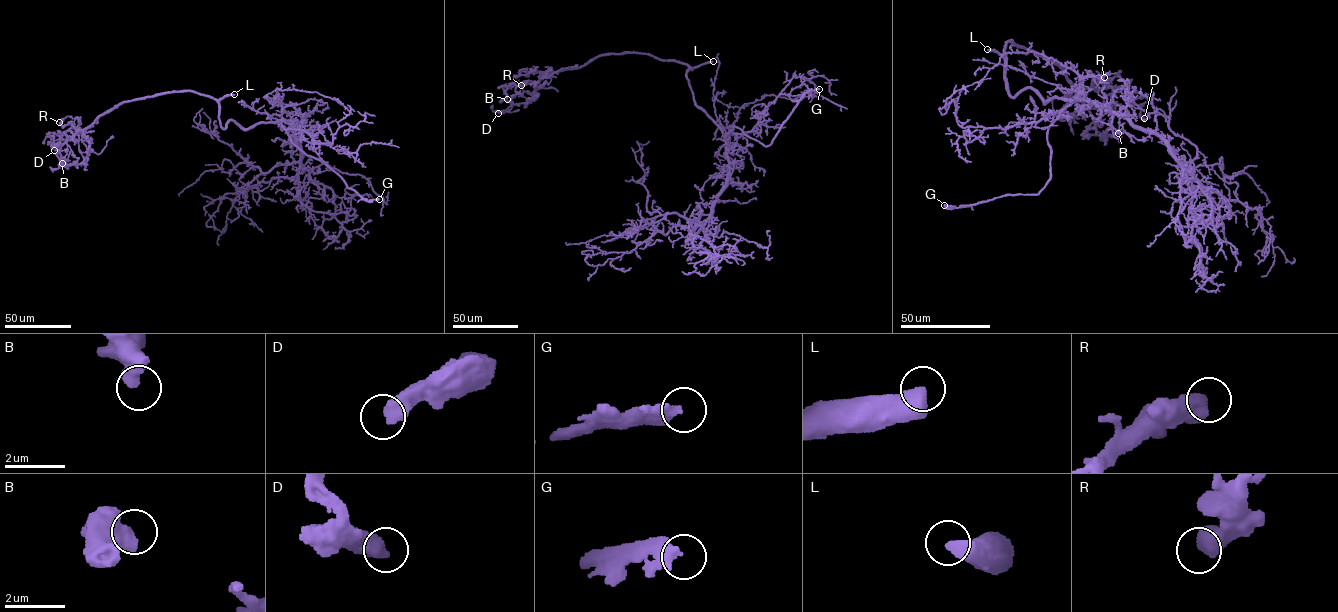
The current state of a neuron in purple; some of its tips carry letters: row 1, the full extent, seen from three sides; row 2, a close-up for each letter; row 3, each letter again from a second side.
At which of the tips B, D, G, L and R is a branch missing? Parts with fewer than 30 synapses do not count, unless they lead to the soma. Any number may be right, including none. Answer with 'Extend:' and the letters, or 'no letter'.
Extend: G, L

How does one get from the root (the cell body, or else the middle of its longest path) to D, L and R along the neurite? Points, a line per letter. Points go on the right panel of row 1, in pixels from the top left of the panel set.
D: (1046, 103), (1031, 88), (1011, 96), (1007, 42), (1058, 64), (1078, 88), (1124, 88), (1144, 118)
L: (1046, 103), (1031, 88), (1022, 89), (1011, 97), (1005, 76), (1005, 58), (987, 49)
R: (1046, 103), (1031, 88), (1011, 96), (1003, 51), (1007, 42), (1058, 64), (1078, 88), (1104, 77)

